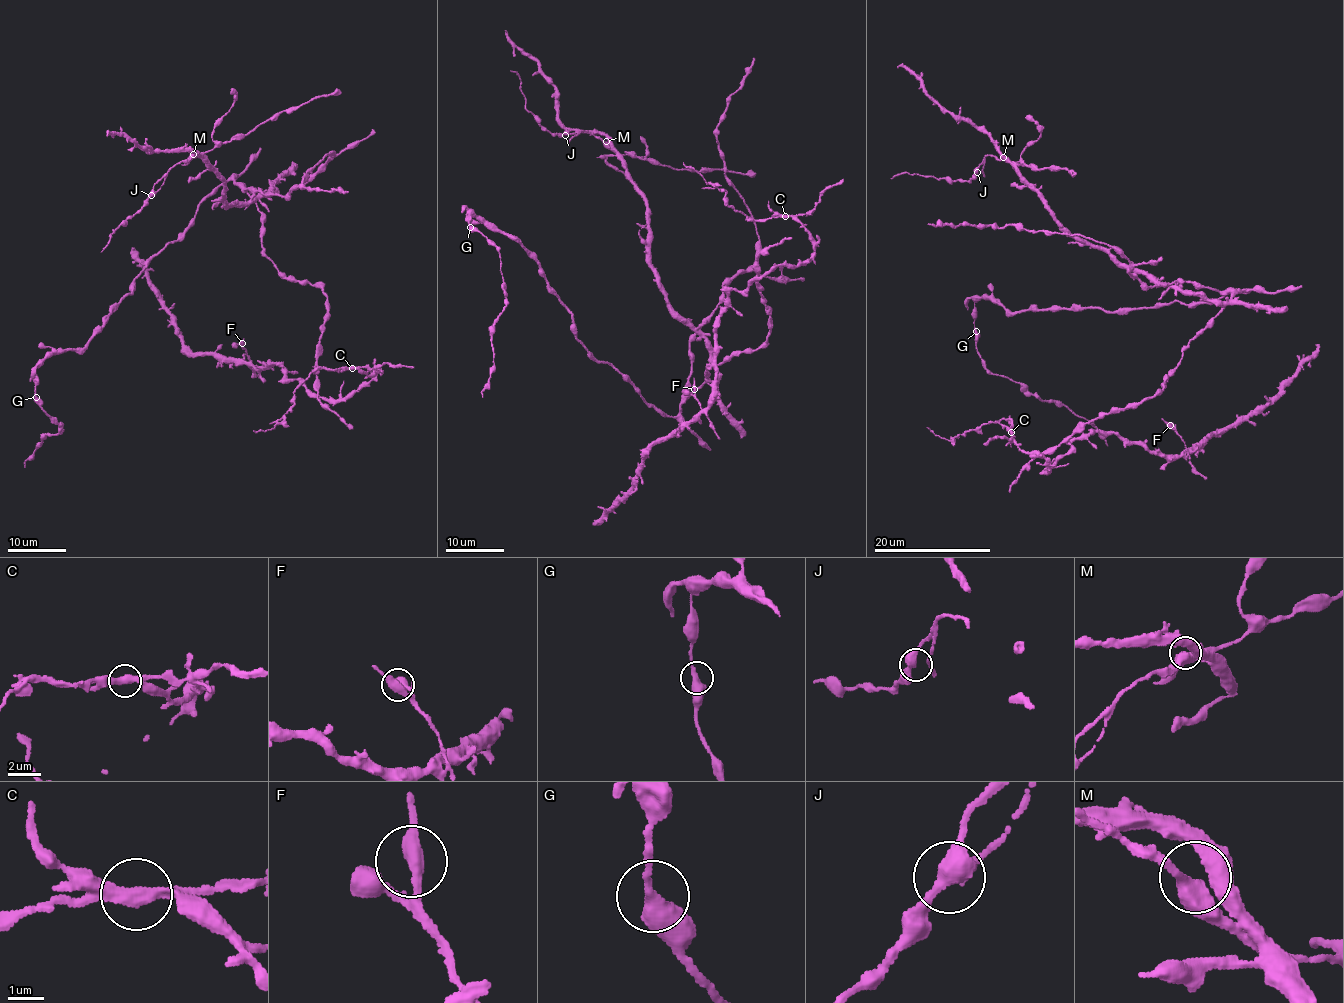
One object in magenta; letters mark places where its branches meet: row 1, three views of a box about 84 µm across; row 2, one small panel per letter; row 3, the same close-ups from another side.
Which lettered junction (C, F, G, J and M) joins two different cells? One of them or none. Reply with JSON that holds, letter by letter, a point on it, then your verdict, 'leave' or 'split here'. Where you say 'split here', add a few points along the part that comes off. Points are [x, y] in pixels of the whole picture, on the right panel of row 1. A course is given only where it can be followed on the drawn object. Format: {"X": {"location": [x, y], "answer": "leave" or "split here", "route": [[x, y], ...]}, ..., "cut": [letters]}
{"C": {"location": [1011, 432], "answer": "split here", "route": [[1010, 432], [1010, 420], [1004, 418], [968, 429], [949, 440], [927, 427]]}, "F": {"location": [1170, 425], "answer": "leave"}, "G": {"location": [976, 331], "answer": "leave"}, "J": {"location": [977, 172], "answer": "leave"}, "M": {"location": [1003, 157], "answer": "leave"}, "cut": ["C"]}

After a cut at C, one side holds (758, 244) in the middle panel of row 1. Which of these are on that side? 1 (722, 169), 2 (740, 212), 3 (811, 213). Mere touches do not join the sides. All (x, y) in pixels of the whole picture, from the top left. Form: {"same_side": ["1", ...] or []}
{"same_side": ["1"]}

